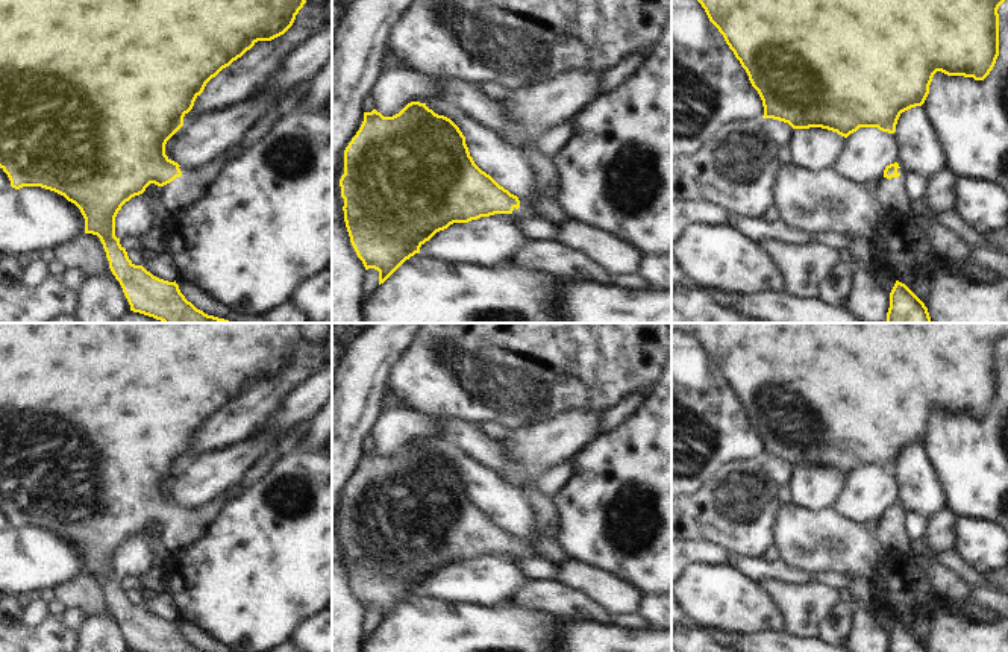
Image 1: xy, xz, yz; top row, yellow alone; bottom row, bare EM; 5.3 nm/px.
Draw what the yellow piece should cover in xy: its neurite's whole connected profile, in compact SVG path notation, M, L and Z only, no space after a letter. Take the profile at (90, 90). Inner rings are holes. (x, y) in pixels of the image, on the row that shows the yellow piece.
M0 0L0 168L8 174L12 188L41 187L64 196L80 209L85 218L85 234L100 238L109 268L120 282L130 311L162 323L230 323L197 309L180 293L176 281L159 279L142 265L135 265L120 244L120 238L115 237L115 217L126 202L142 194L150 183L155 183L162 188L164 206L176 218L197 205L223 171L249 150L247 146L241 144L203 168L189 168L171 161L165 155L165 144L183 126L183 117L193 109L206 83L258 41L271 41L283 35L293 26L305 3L306 0Z

